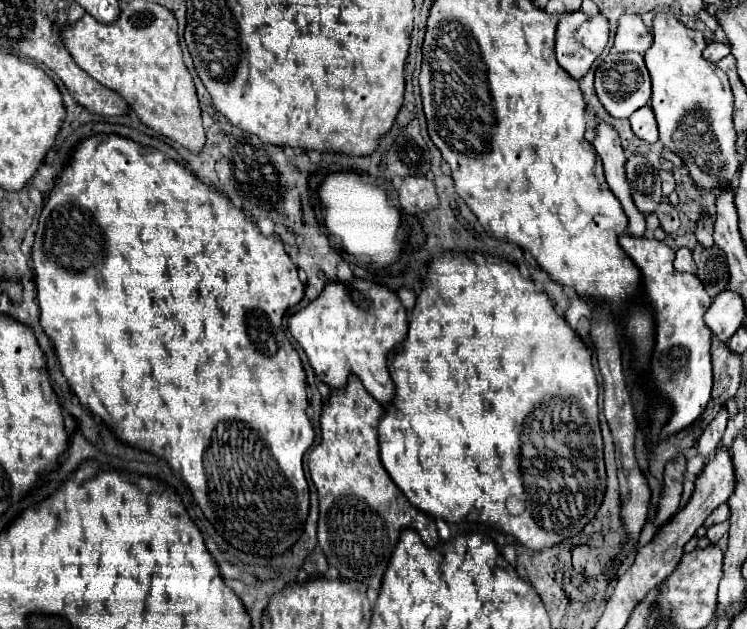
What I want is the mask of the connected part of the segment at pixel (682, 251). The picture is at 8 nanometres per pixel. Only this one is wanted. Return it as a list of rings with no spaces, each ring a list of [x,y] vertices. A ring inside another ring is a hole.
[[[679,248],[679,250],[677,250],[677,256],[675,256],[675,268],[677,268],[679,272],[695,272],[695,270],[697,270],[689,248]]]

